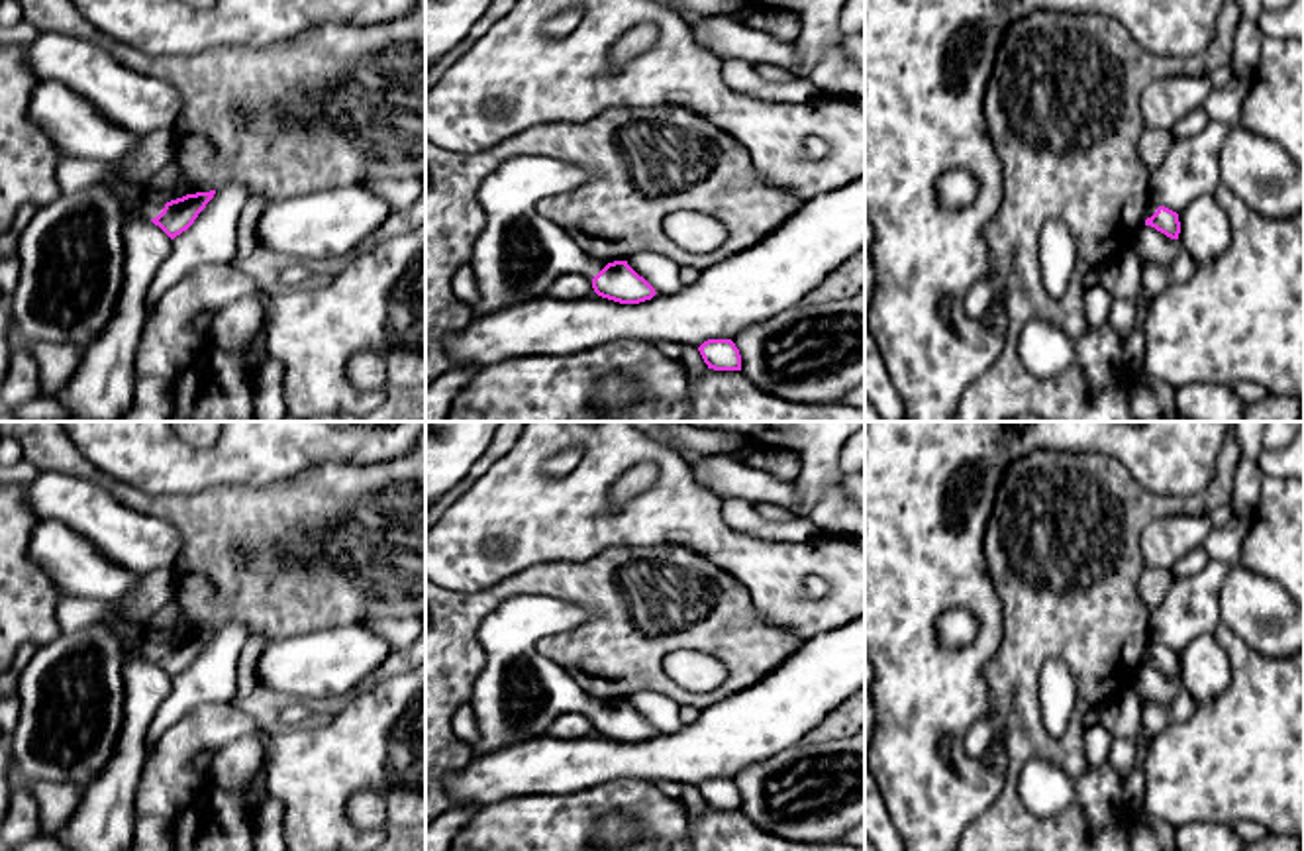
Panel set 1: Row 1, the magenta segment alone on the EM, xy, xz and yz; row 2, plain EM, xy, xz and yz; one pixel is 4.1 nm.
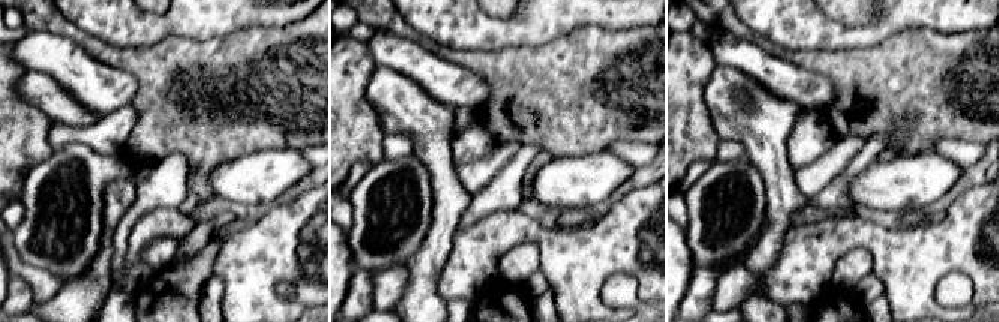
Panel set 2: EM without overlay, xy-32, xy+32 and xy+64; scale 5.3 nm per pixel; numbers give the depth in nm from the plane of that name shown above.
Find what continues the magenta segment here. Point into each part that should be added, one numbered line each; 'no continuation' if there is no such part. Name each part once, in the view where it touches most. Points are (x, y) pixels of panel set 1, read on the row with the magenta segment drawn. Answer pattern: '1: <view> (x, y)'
1: xy (148, 208)

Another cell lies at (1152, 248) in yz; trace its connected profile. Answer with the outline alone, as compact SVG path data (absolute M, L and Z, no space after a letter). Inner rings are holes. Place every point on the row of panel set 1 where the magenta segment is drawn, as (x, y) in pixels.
M1143 225L1133 239L1133 253L1137 255L1141 267L1161 265L1169 271L1180 251L1180 239L1171 239L1151 225Z

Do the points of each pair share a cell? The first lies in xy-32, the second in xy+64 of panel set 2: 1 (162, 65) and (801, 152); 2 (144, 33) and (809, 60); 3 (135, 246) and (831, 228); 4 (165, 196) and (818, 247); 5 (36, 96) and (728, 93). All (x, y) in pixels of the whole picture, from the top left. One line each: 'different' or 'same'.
1: different
2: different
3: same
4: different
5: same

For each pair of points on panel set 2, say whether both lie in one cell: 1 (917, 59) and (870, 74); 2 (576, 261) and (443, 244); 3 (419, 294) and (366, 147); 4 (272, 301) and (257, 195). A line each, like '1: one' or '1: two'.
1: one
2: two
3: two
4: two

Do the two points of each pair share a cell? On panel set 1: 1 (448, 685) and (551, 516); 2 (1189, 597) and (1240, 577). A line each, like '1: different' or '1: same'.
1: different
2: different

